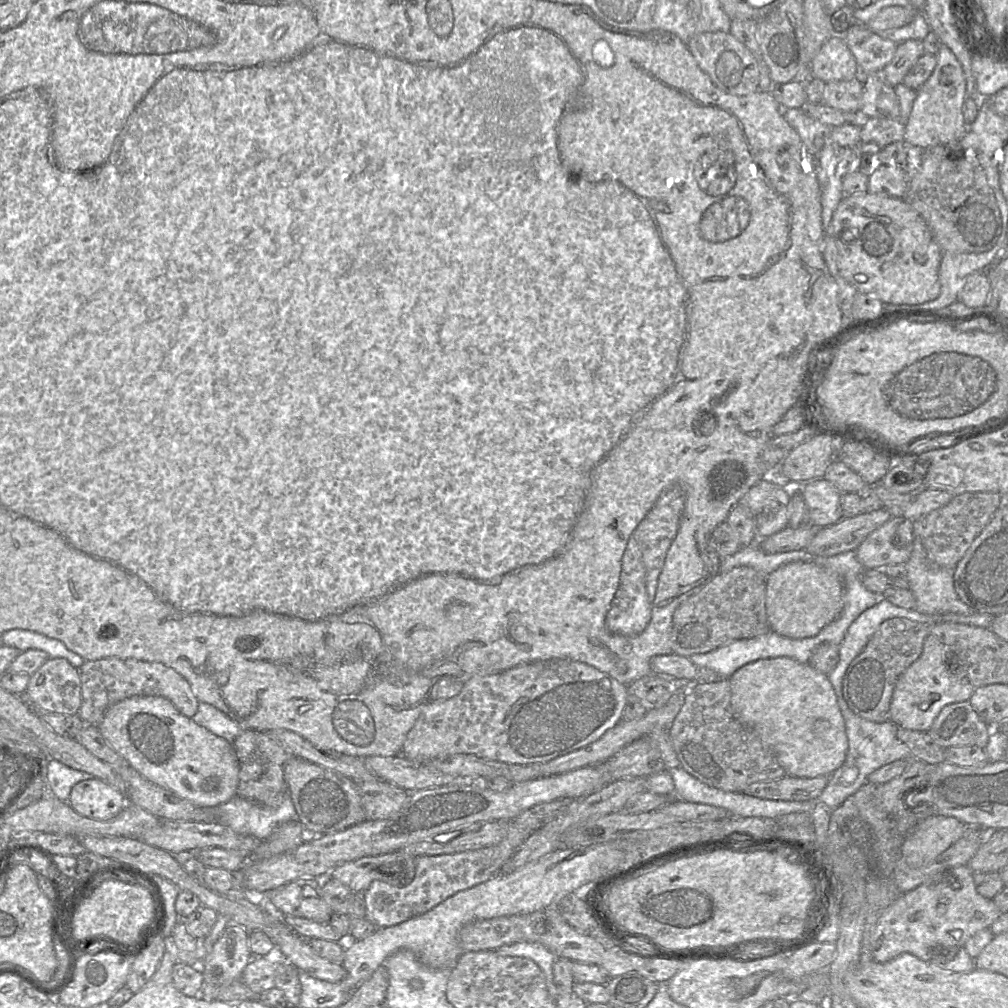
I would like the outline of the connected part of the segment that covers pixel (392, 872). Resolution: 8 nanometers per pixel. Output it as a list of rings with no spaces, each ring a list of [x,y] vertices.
[[[401,850],[344,862],[329,873],[358,893],[363,893],[375,880],[399,886],[407,884],[414,875],[415,857]]]

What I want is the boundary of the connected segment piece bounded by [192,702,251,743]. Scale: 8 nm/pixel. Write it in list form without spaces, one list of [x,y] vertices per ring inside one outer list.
[[[199,702],[197,712],[192,717],[192,720],[198,725],[206,728],[211,733],[227,740],[230,743],[233,743],[236,737],[239,736],[243,730],[251,730],[251,729],[242,729],[242,727],[237,722],[229,718],[222,711],[212,706],[211,704],[204,702]]]

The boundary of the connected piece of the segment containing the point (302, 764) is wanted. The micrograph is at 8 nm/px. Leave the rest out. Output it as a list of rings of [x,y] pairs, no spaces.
[[[293,755],[284,765],[284,777],[307,834],[318,836],[339,832],[367,820],[359,784],[347,776]]]

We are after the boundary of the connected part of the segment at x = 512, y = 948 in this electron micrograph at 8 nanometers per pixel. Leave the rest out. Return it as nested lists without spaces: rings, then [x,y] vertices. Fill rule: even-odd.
[[[516,942],[503,945],[495,951],[499,955],[524,957],[534,961],[542,970],[546,986],[550,996],[555,1000],[558,989],[553,979],[553,965],[556,960],[555,954],[544,945],[537,942]]]

